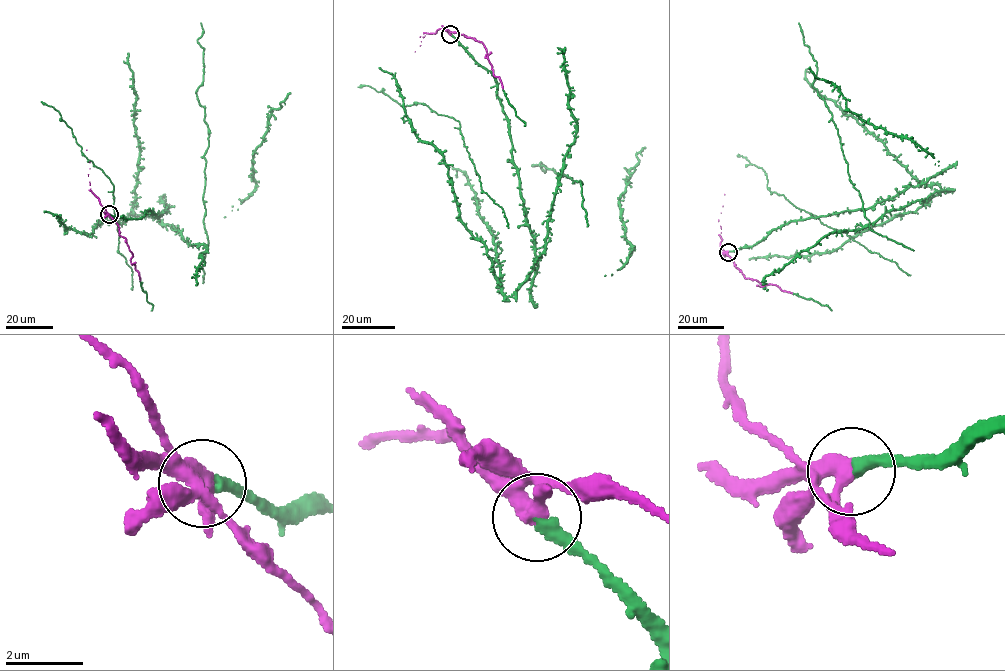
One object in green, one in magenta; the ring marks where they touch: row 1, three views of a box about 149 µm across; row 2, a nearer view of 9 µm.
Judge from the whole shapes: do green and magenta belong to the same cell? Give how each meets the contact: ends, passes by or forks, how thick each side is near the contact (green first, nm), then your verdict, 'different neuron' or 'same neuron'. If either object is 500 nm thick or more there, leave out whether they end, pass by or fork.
green ends there; magenta forks there; 340 nm thick on the green side, 320 nm on the other; same neuron

